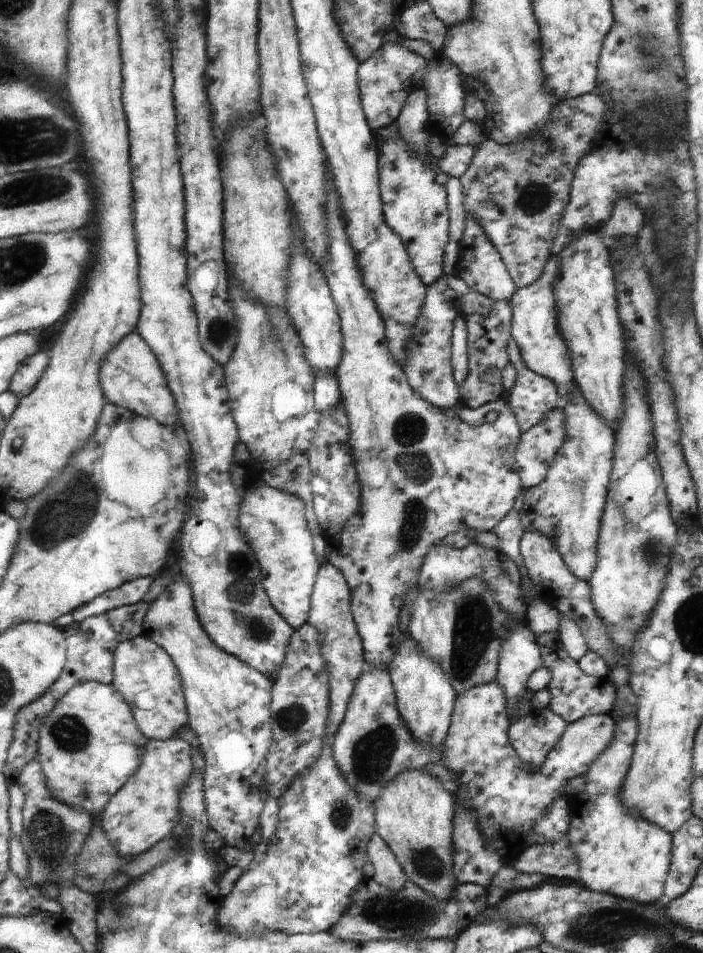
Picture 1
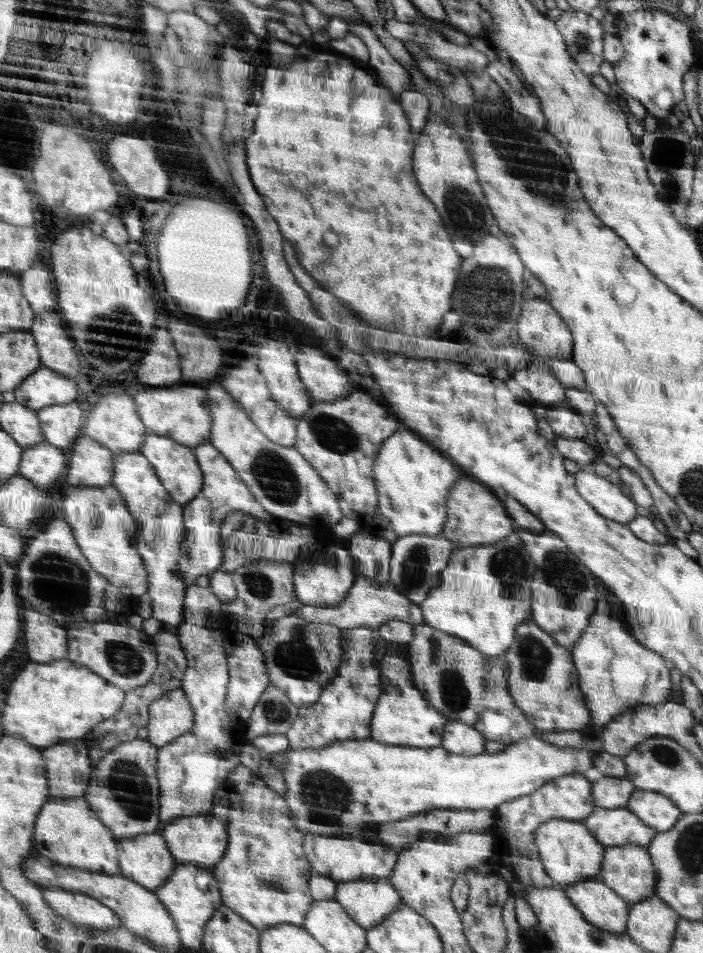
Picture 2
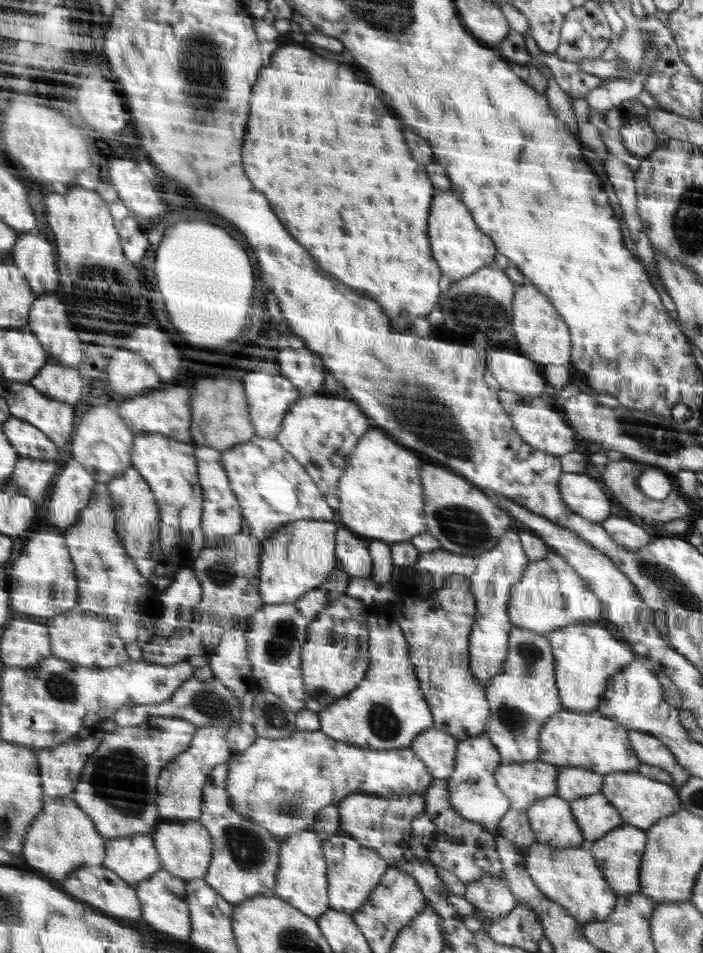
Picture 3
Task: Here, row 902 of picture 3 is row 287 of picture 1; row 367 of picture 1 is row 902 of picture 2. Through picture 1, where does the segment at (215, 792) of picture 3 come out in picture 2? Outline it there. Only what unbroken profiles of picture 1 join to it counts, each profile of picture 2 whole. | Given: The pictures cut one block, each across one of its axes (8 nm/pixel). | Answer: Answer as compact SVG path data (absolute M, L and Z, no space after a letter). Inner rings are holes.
M238 765L229 775L228 781L218 791L215 804L216 818L222 818L230 832L229 852L226 853L222 862L211 868L215 878L221 883L225 904L237 910L260 931L274 925L302 926L313 906L309 884L314 871L303 849L306 834L296 825L287 800L250 768Z

